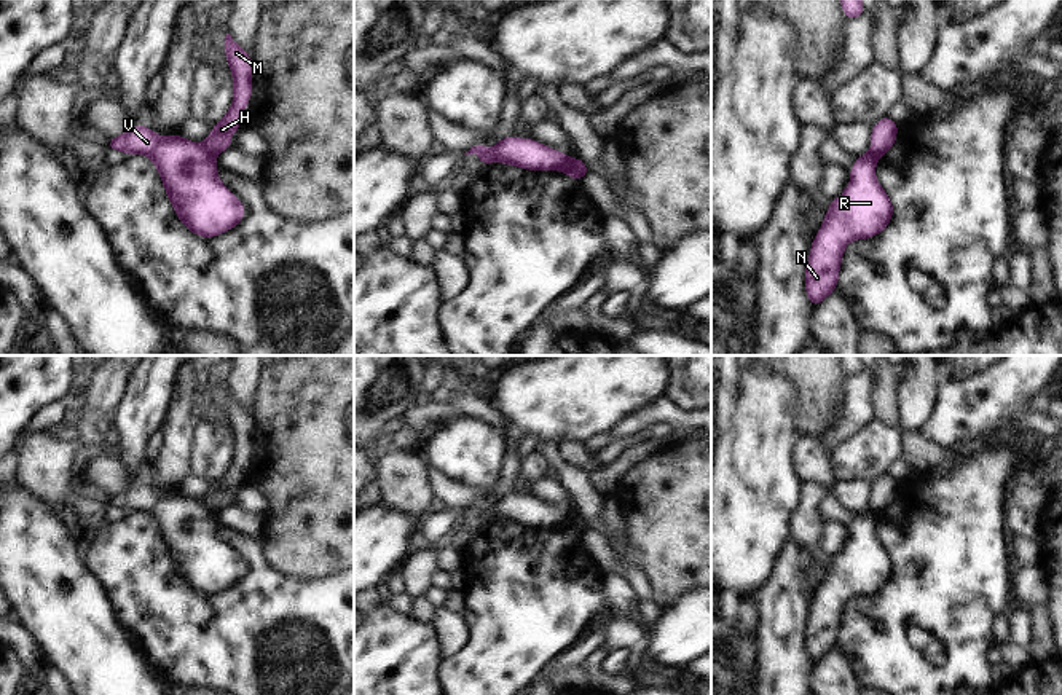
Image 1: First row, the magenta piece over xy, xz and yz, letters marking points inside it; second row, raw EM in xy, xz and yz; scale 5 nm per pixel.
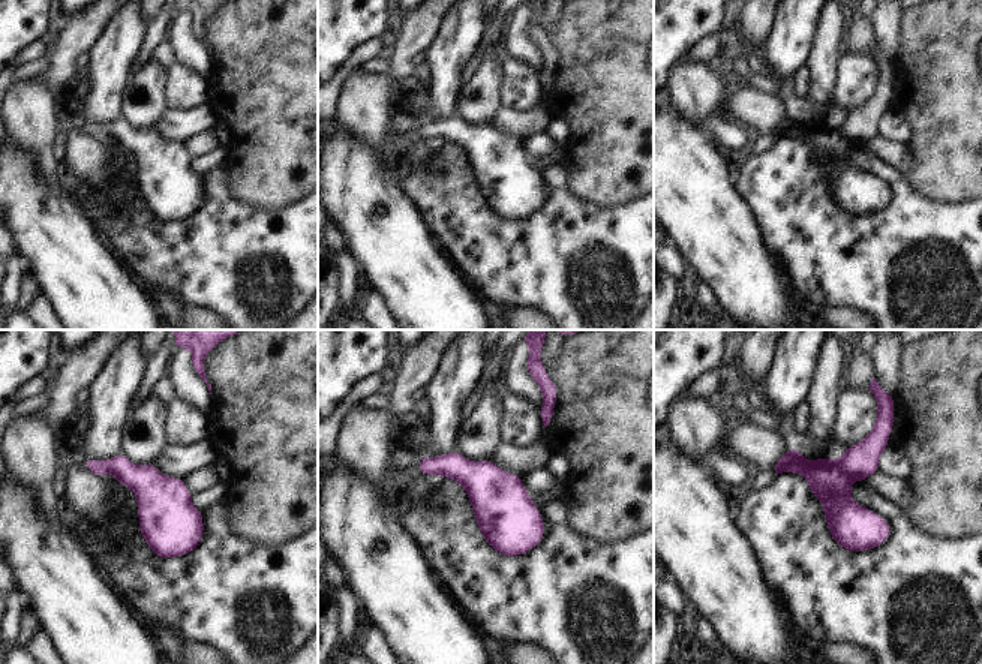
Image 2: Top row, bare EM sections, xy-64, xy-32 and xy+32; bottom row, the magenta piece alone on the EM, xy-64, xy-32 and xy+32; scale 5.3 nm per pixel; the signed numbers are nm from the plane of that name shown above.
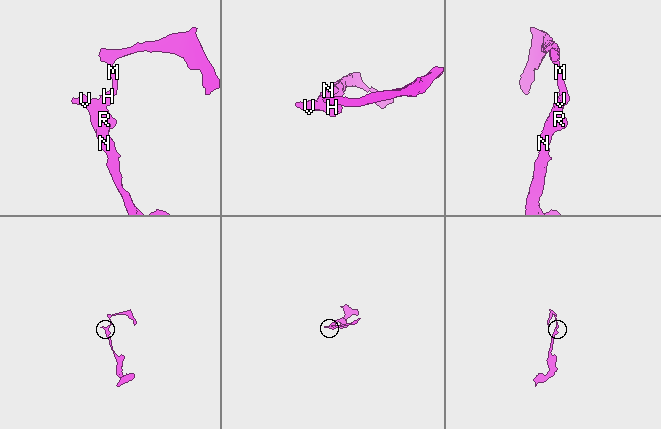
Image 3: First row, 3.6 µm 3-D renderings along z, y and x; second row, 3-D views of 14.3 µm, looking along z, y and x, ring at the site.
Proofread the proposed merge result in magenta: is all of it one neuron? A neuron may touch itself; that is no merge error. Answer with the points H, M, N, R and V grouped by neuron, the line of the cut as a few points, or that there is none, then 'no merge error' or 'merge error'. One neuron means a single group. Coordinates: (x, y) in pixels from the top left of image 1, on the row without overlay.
H M / N R V; cut in xy along (198, 502), (214, 515); merge error

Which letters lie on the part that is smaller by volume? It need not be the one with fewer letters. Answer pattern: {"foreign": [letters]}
{"foreign": ["H", "M"]}

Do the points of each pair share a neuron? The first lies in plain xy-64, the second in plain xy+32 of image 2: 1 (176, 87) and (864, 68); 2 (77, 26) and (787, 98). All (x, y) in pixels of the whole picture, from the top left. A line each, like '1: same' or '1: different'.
1: same
2: same

